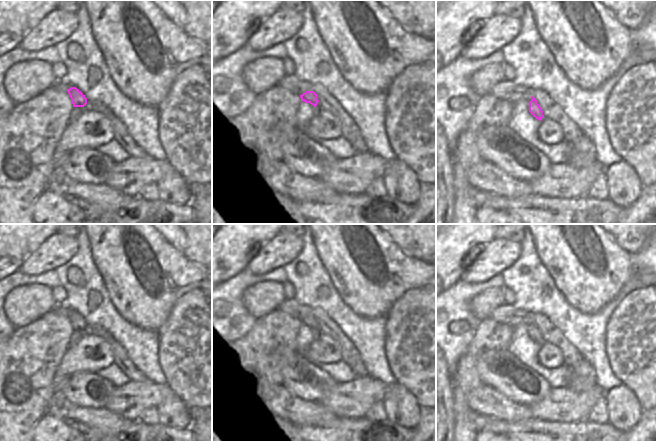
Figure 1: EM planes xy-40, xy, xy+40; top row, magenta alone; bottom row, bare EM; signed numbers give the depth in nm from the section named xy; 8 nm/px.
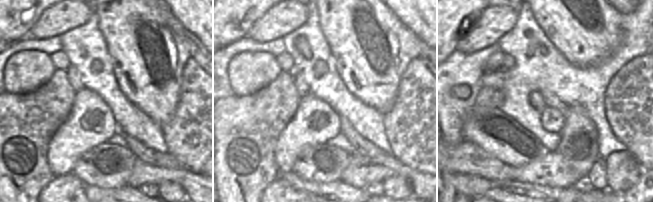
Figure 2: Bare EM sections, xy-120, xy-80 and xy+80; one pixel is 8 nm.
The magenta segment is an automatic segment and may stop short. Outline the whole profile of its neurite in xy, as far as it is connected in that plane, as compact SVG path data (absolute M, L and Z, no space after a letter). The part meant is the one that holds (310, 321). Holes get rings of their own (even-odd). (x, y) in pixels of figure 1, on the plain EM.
M306 315L302 319L300 319L300 322L301 322L301 325L310 327L314 331L316 331L319 326L317 322L317 318L314 315Z

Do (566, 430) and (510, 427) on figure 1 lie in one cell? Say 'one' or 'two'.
one

